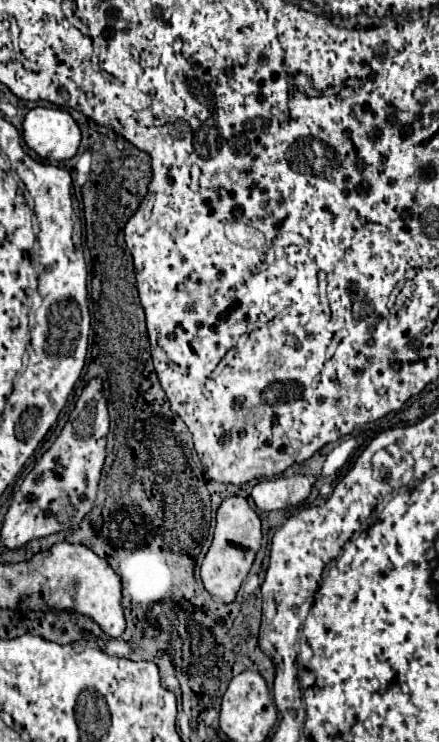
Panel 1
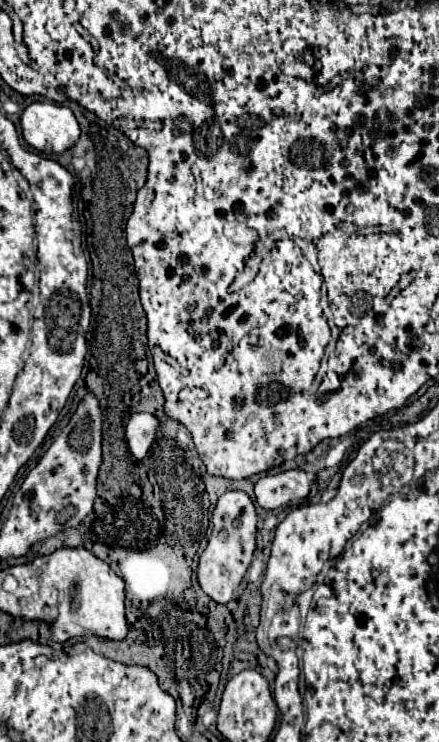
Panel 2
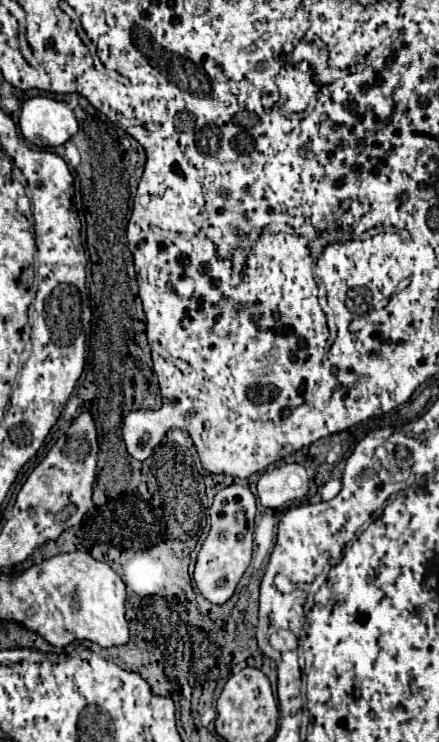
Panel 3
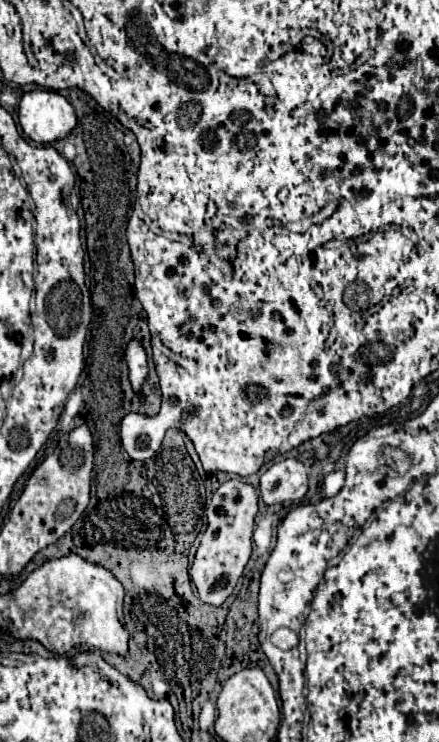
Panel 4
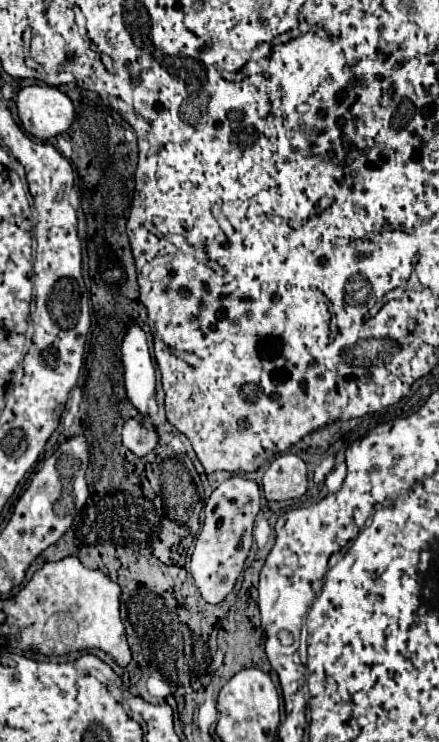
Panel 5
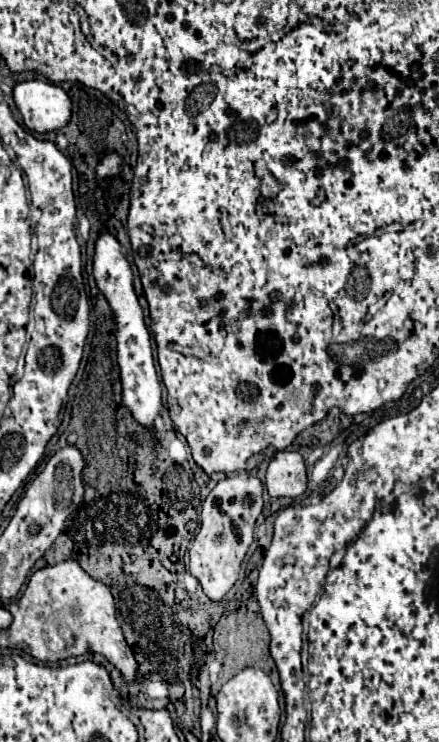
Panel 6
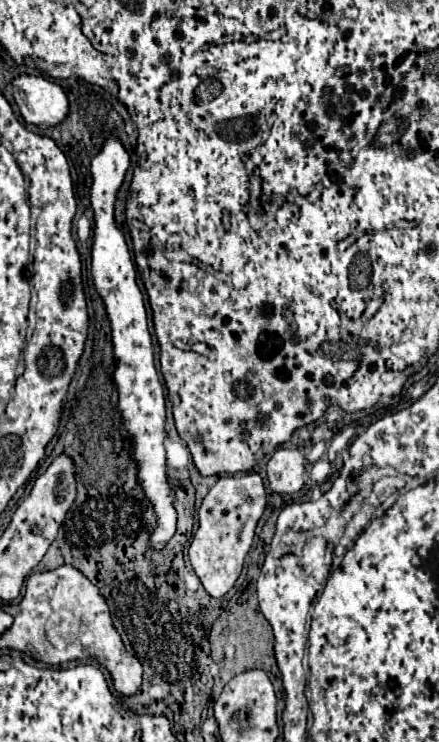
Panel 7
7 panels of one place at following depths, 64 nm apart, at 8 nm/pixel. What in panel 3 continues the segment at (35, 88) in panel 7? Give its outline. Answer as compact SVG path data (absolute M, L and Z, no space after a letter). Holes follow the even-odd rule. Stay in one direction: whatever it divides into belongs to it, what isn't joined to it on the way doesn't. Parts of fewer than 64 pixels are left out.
M44 94L22 104L18 124L24 138L40 148L60 146L78 132L76 116L68 104Z

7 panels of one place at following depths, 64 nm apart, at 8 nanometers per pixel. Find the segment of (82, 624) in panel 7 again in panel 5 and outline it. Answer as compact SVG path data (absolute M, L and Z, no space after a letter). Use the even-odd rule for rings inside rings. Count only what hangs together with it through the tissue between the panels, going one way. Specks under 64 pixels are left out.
M78 558L46 562L32 580L12 598L16 612L4 622L4 634L17 638L17 646L44 656L66 656L82 650L102 650L110 654L120 668L128 668L132 654L120 620L120 586L98 570L88 570Z

